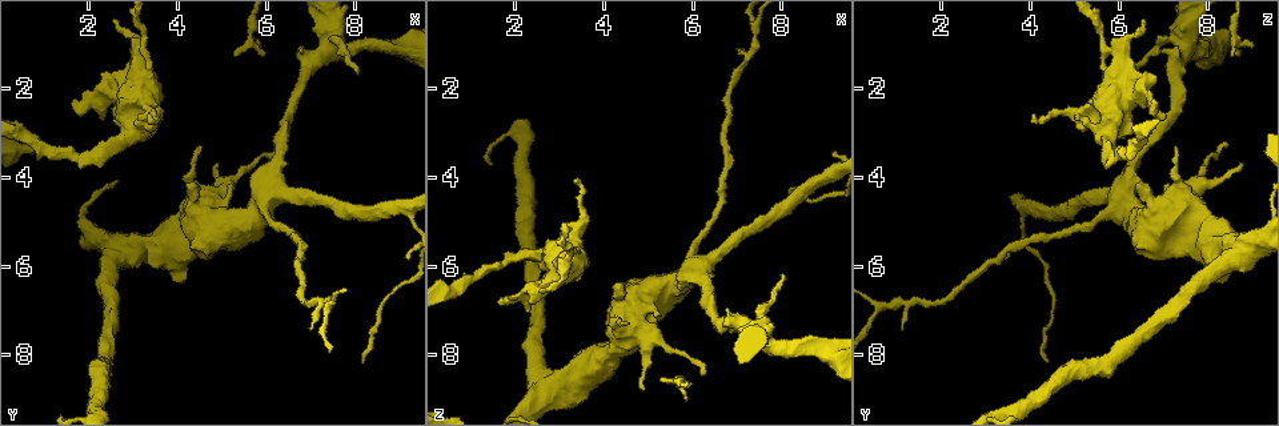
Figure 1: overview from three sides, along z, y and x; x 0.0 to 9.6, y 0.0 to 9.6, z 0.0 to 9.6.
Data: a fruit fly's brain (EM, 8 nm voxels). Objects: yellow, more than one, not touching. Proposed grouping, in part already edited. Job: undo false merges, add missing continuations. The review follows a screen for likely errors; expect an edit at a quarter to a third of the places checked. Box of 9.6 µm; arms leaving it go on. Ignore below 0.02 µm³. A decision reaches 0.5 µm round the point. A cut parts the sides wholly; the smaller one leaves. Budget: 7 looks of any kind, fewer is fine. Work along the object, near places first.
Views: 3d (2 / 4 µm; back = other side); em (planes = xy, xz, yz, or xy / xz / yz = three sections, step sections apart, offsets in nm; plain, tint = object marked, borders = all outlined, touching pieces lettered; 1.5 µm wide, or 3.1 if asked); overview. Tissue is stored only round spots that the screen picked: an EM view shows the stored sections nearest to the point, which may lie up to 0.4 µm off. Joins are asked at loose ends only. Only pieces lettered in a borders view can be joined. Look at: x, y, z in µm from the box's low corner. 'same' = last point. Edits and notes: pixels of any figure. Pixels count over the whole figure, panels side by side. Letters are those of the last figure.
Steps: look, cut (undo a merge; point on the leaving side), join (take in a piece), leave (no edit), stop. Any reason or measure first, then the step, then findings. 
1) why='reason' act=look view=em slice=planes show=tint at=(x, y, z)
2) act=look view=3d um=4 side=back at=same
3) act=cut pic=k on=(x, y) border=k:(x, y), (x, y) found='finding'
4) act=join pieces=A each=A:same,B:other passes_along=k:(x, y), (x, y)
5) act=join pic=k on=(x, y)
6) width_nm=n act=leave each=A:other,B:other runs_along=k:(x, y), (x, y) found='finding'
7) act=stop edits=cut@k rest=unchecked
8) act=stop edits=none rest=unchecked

why='branch stops here' act=look view=3d um=4 at=(3.40, 2.95, 5.15)

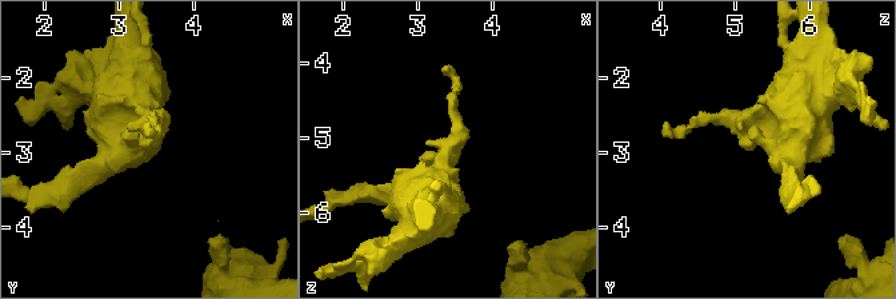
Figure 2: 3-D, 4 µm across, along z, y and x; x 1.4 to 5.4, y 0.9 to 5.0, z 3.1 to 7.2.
act=look view=em slice=xz step=8 show=tint at=(3.40, 3.00, 5.15)

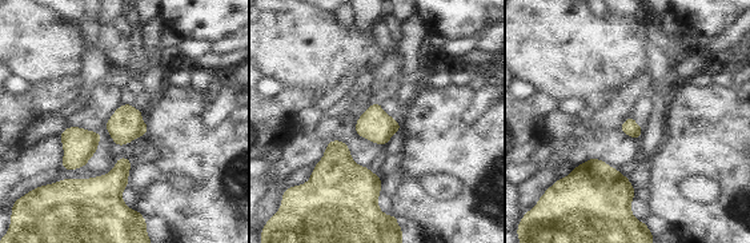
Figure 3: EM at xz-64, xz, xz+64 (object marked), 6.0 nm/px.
act=look view=em slice=planes show=borders at=same

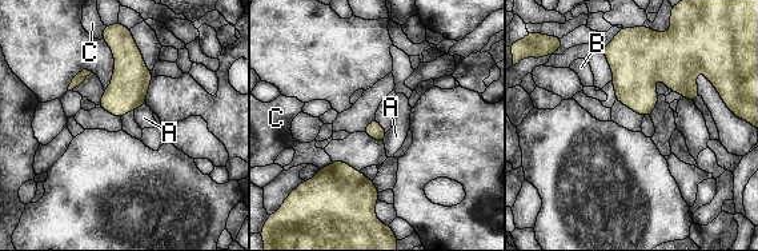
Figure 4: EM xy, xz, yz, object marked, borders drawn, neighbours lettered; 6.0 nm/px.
longest_contact=A:80nm act=leave each=A:other,B:other,C:other border=4:(144, 103), (135, 110) found='no lettered piece goes on from it'

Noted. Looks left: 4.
why='tapers out' act=look view=em slice=planes show=tint at=(4.90, 3.75, 8.80)

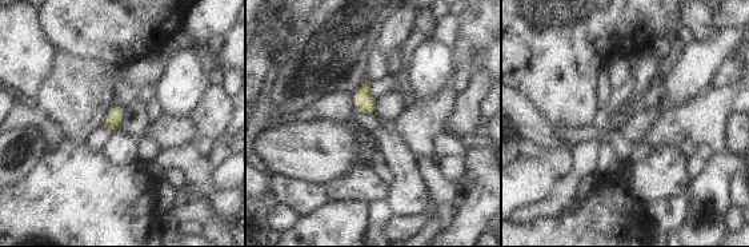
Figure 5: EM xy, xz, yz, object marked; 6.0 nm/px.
why='what lies round it' act=look view=em slice=planes show=borders at=same

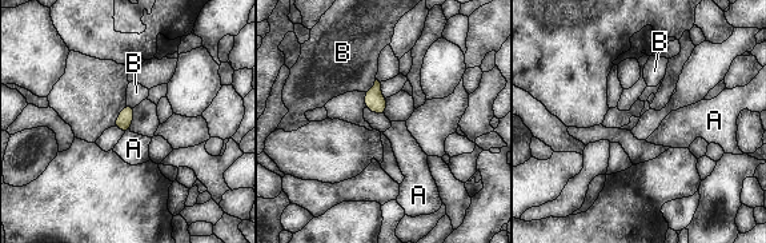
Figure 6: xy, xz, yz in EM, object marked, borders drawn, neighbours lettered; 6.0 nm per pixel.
width_nm=90 longest_contact=B:110nm act=leave each=A:other,B:other found='none of them fits'

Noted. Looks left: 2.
why='free end' act=look view=em slice=yz step=8 show=plain at=(5.65, 4.00, 6.30)

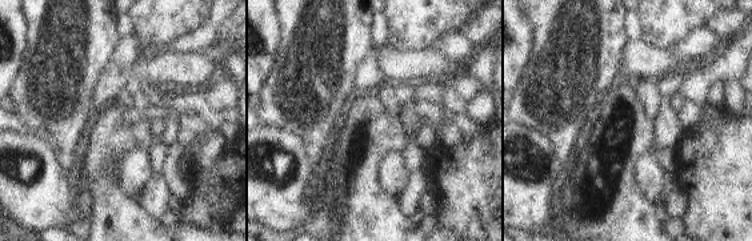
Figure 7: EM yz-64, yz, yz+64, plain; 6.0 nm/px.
why='what lies round it' act=look view=em slice=yz step=8 show=borders at=same

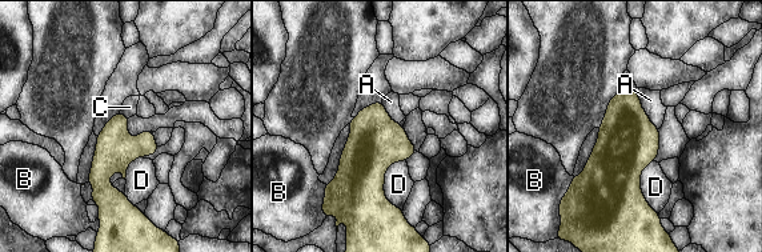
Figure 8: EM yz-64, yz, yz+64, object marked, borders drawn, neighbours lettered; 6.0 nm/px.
longest_contact=D:300nm act=leave each=A:other,B:other,C:other,D:other border=8:(120, 111), (128, 118) found='no lettered piece goes on from it'

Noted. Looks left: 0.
act=stop edits=none rest=unchecked

